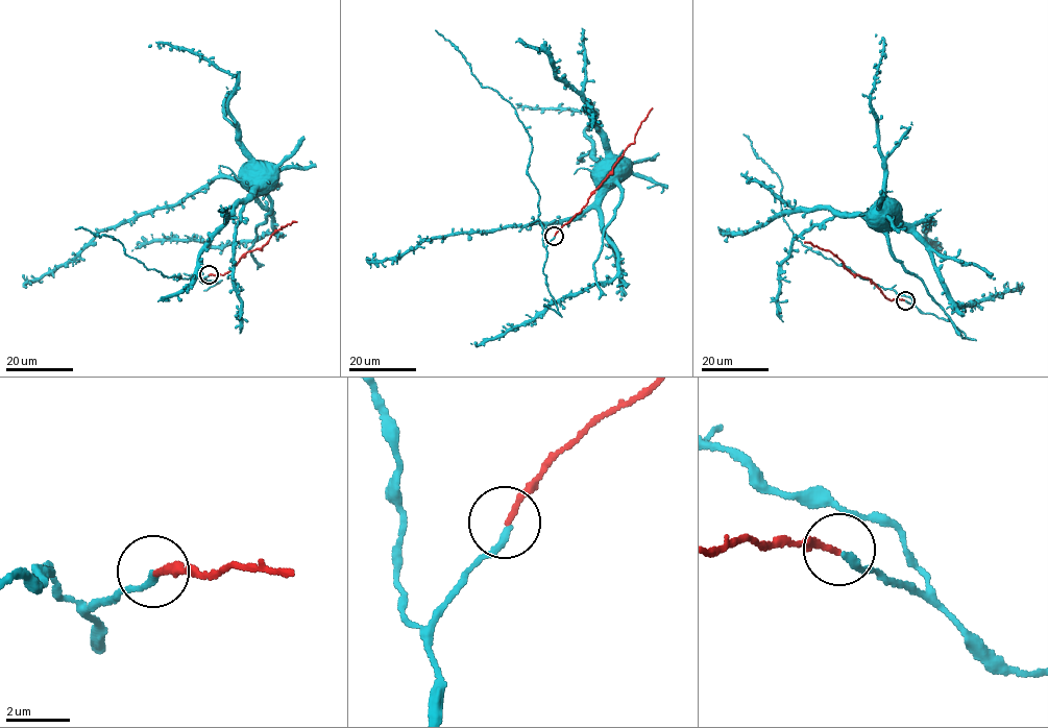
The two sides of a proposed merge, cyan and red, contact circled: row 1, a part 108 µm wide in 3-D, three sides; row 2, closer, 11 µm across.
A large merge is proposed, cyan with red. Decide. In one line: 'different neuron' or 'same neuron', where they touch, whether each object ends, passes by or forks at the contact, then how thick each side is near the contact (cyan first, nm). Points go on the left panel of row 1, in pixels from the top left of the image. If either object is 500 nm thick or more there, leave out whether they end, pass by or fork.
same neuron | (209, 274) | cyan ends | red ends | 240/170 nm

